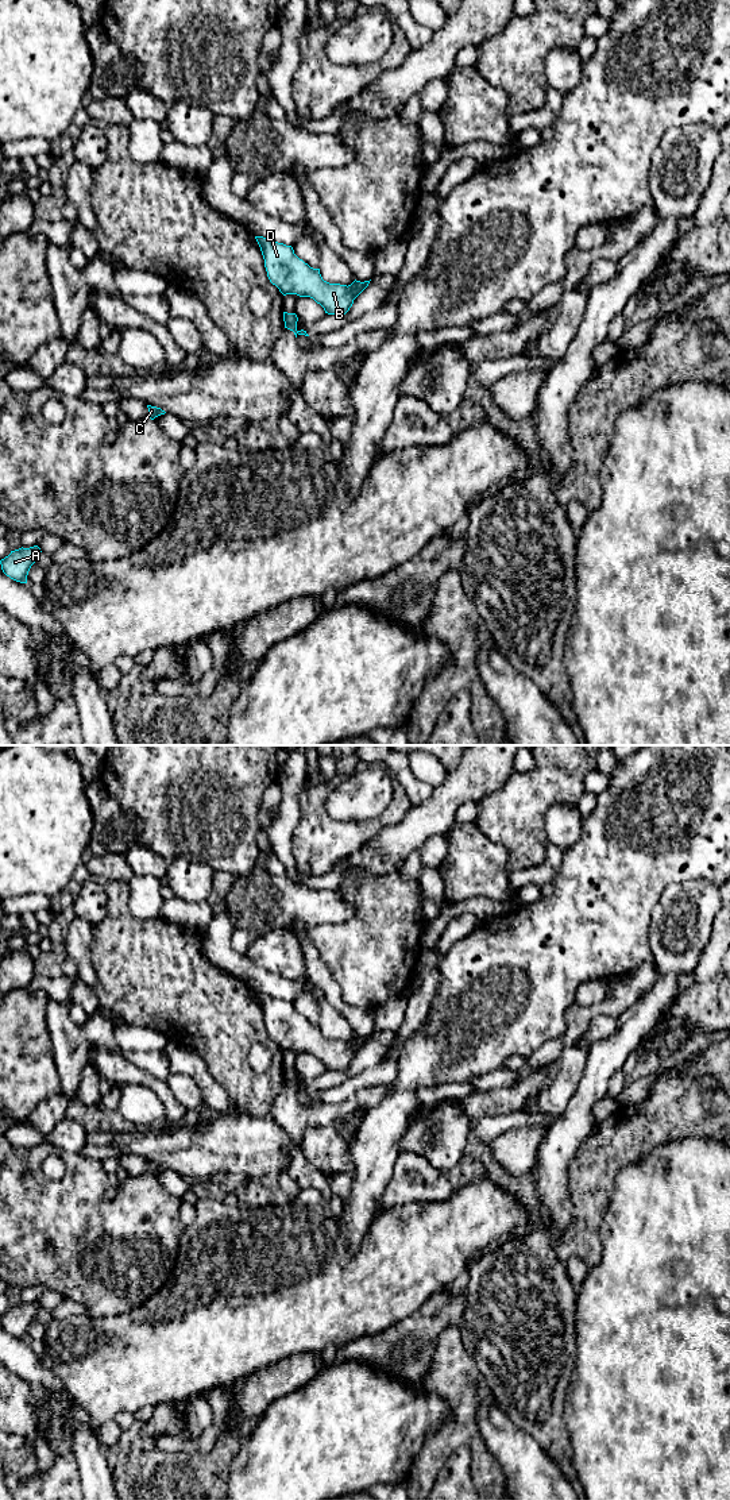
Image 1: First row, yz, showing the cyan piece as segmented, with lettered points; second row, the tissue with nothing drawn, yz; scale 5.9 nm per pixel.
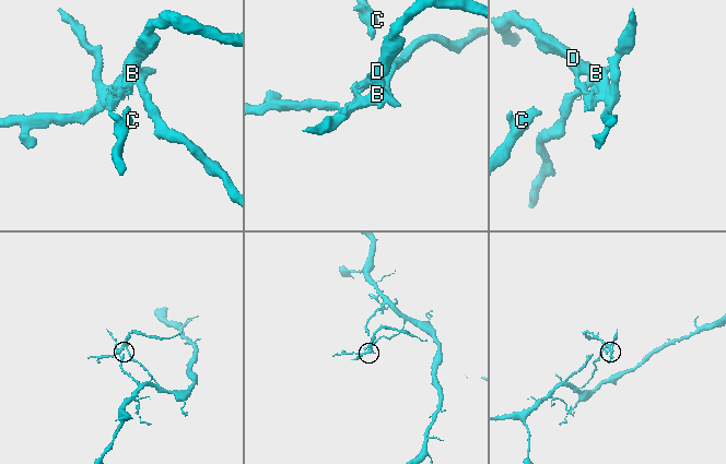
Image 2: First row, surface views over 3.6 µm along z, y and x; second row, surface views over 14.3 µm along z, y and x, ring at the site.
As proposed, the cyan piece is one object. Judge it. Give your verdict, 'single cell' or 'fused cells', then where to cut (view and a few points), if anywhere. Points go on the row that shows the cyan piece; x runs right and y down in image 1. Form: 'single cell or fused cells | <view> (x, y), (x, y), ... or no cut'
fused cells | yz (356, 281), (356, 295), (352, 299)

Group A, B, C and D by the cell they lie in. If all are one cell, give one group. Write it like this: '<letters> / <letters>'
A C / B D

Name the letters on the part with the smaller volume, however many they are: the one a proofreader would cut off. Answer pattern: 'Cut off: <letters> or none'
Cut off: B, D

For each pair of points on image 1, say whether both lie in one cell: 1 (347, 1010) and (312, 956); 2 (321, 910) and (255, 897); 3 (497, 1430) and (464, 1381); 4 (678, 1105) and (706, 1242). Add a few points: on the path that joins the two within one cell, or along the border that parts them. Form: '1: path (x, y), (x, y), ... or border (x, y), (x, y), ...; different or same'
1: path (333, 997), (331, 988), (316, 970); same
2: path (305, 903), (297, 901), (271, 901); same
3: border (494, 1403), (479, 1406), (478, 1429), (481, 1435); different
4: border (715, 1138), (686, 1137), (668, 1141), (655, 1150); different

